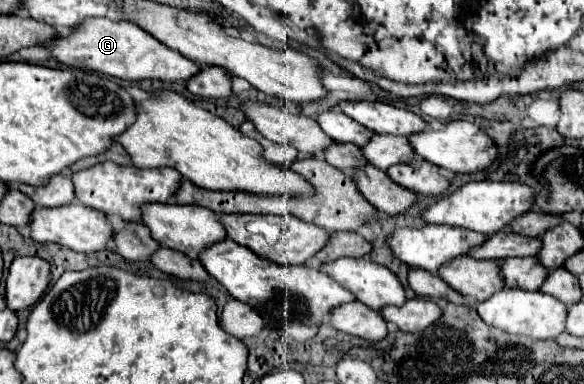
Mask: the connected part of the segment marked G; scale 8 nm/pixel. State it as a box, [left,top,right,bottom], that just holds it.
[49,18,201,82]

